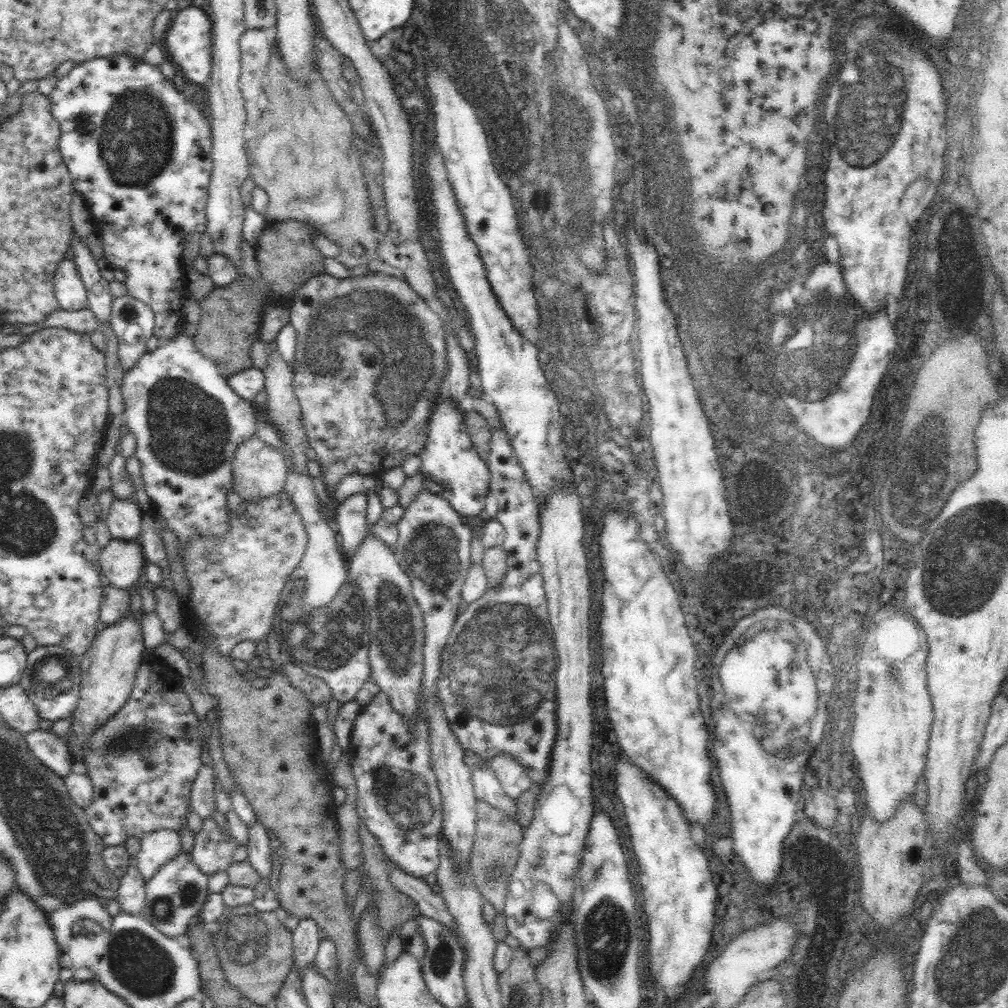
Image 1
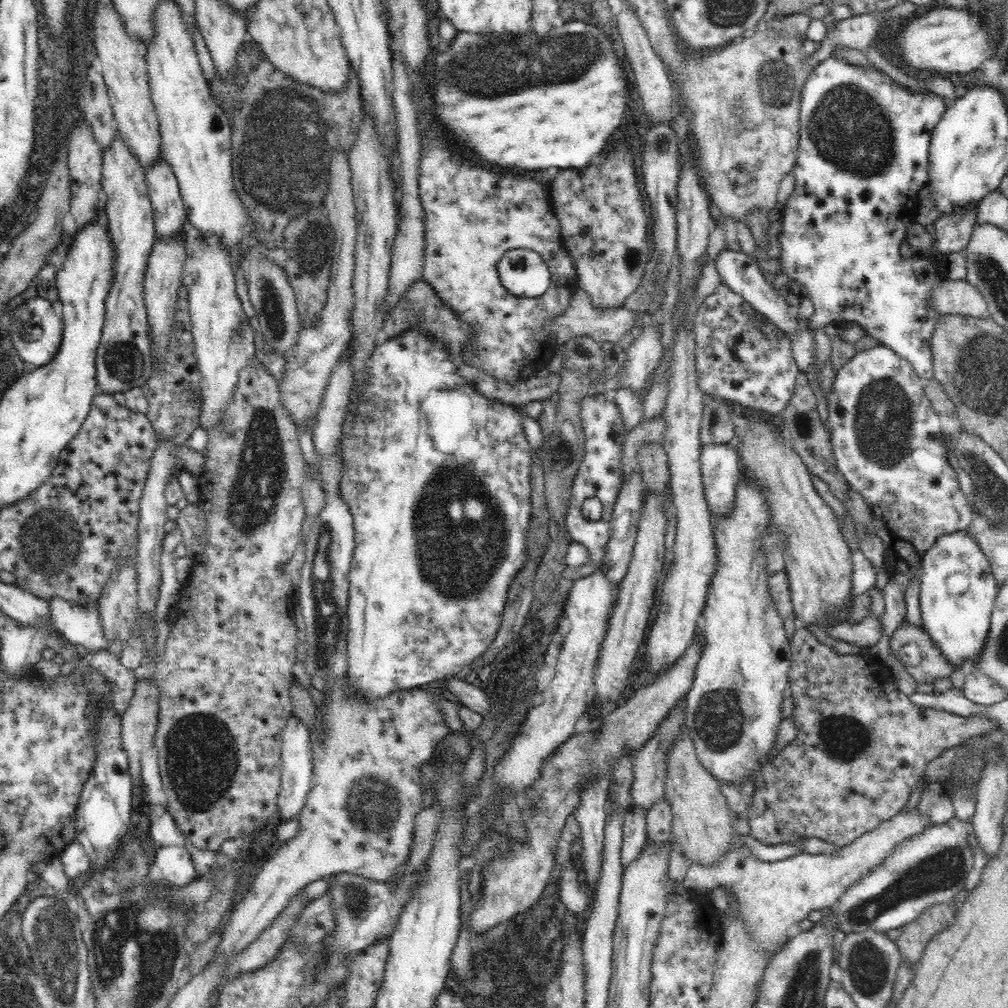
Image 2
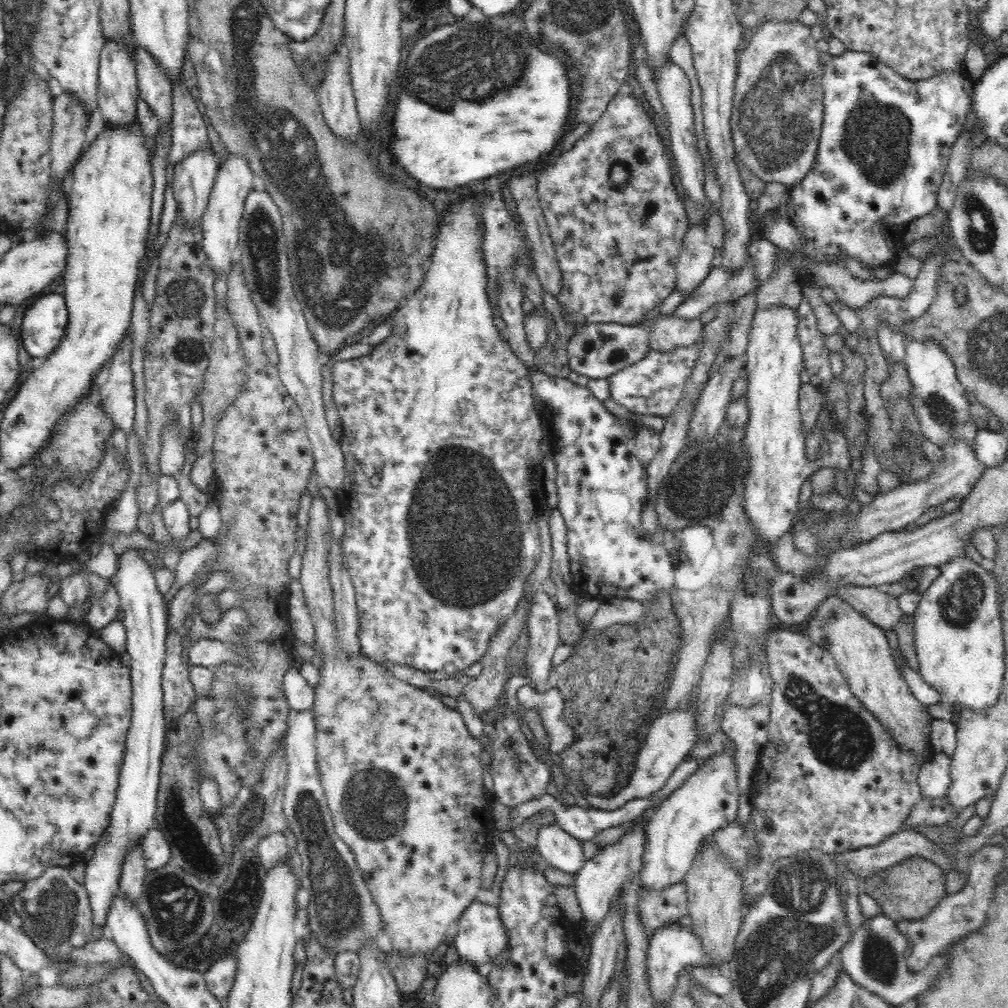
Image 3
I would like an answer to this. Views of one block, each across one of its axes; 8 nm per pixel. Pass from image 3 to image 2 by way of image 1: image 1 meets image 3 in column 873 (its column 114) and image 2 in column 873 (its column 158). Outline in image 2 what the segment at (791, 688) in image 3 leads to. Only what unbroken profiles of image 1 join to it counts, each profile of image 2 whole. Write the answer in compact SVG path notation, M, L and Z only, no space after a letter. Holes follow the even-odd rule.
M798 622L795 627L795 633L792 640L789 640L791 646L791 666L789 670L789 685L792 689L794 708L791 714L792 721L796 723L796 736L792 742L789 742L784 748L781 748L772 759L768 760L760 768L758 776L754 782L754 796L752 804L748 808L748 821L750 824L750 835L754 836L758 842L763 844L792 844L792 840L802 840L802 838L820 838L825 842L832 843L836 849L849 846L854 840L860 838L876 828L880 827L882 822L899 814L909 801L912 791L916 788L920 779L923 779L925 767L928 762L940 756L944 750L966 743L974 736L990 733L993 729L998 729L998 723L989 718L989 716L960 716L948 711L939 711L933 708L916 706L909 696L900 692L895 681L886 682L878 674L876 666L870 666L870 660L862 657L862 653L857 655L838 654L831 647L820 643L804 624Z

